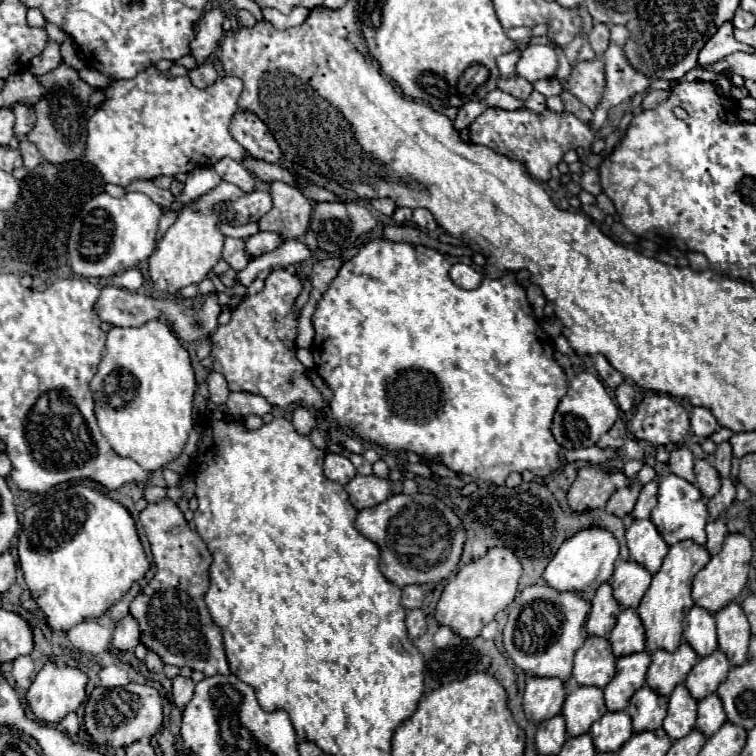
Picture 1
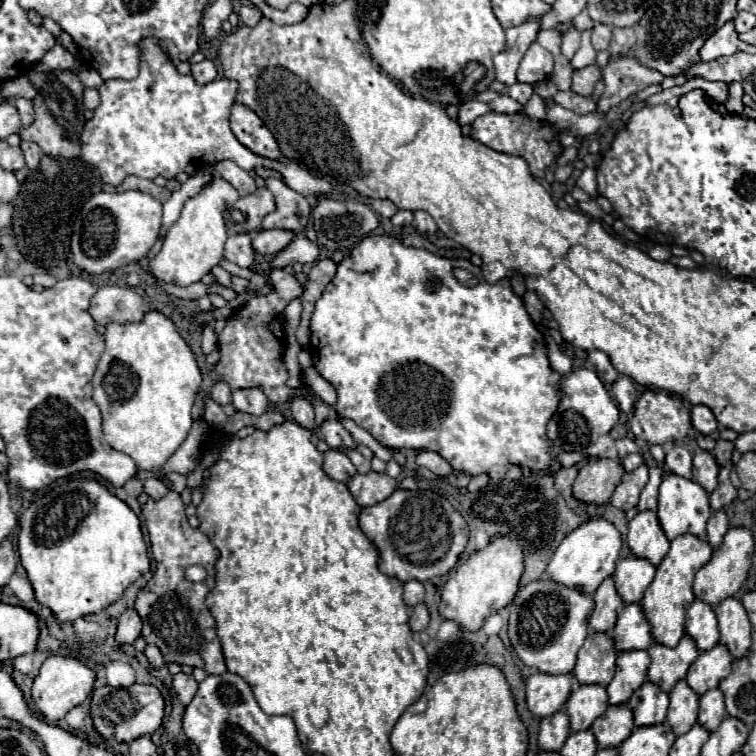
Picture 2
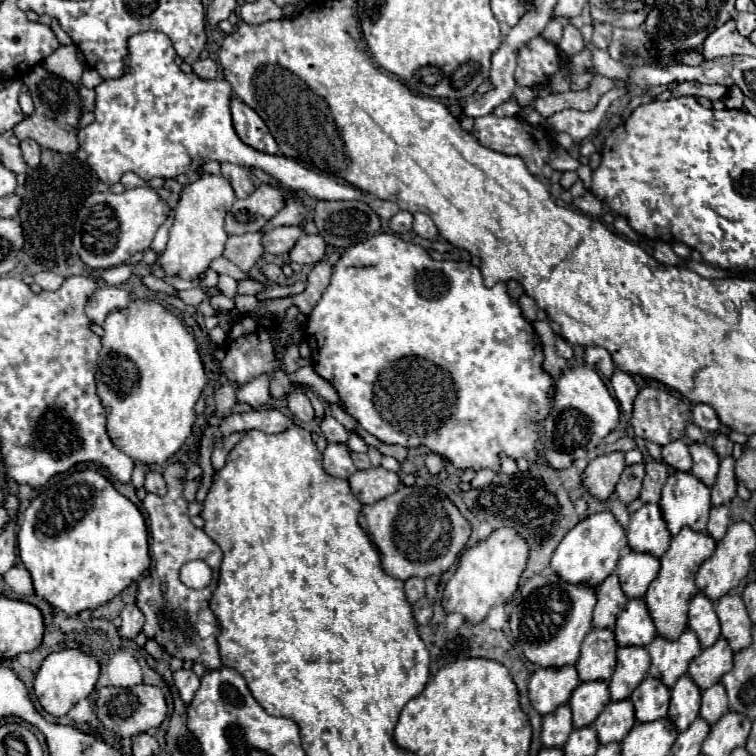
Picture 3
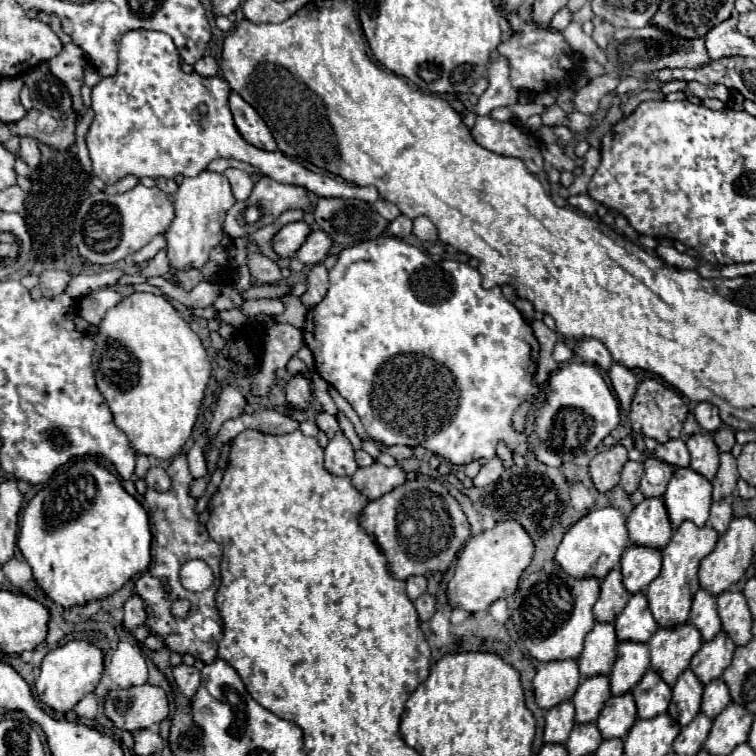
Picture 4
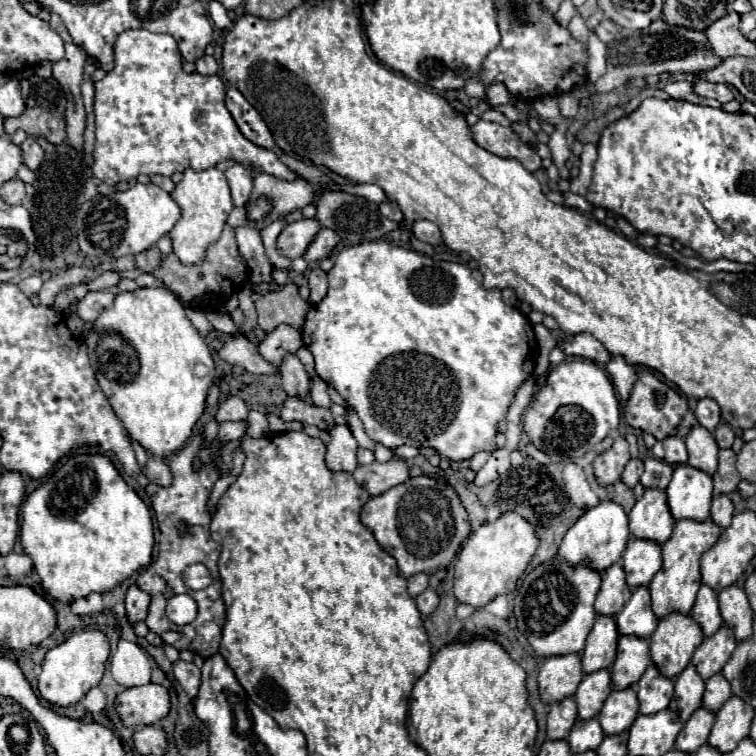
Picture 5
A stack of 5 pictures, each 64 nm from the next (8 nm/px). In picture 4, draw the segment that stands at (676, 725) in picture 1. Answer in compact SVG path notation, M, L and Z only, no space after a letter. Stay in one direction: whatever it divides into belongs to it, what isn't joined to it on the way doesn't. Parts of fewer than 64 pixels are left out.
M686 670L674 684L672 692L674 694L672 694L672 704L668 708L668 714L672 714L680 726L686 726L700 712L704 686L700 684L700 680L694 676L692 670Z

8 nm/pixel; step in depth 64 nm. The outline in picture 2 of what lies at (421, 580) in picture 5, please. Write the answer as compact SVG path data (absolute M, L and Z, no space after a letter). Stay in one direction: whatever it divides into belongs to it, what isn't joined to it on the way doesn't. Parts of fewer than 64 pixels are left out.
M412 580L412 582L404 584L404 602L406 602L408 608L422 602L422 598L424 598L424 584L422 582Z

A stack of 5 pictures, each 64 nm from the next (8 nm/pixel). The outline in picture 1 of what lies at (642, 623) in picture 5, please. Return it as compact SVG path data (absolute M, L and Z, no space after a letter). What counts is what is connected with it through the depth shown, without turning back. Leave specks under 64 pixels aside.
M622 610L618 614L618 622L614 630L610 632L610 644L616 658L628 656L632 652L644 652L646 650L646 638L644 638L644 626L634 610Z

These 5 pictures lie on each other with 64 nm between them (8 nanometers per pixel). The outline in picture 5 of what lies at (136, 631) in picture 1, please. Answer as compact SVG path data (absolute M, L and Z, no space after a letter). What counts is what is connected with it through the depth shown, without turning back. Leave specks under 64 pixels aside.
M136 584L130 586L130 590L126 592L126 616L130 624L136 624L140 620L144 620L148 616L148 606L150 606L150 596L140 590Z

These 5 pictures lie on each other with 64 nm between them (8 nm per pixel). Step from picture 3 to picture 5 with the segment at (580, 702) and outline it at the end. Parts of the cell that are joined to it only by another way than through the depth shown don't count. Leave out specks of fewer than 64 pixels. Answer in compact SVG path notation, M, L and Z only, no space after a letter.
M598 670L598 672L586 674L574 694L576 706L578 706L578 716L582 720L596 718L610 692L612 692L612 680L610 680L608 670Z

